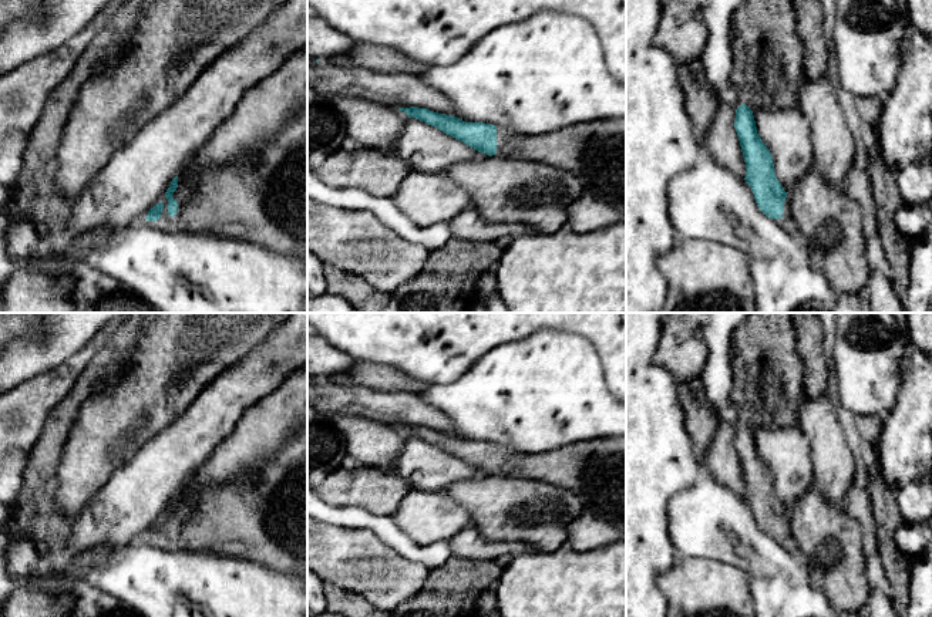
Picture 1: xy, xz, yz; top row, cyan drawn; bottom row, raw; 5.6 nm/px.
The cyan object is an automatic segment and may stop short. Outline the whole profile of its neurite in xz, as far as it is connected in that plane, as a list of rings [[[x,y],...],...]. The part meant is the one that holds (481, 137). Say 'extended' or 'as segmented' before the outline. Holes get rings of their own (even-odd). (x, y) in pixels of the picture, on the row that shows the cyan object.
extended; [[[427,108],[398,109],[488,156],[517,156],[568,169],[583,181],[586,195],[626,215],[626,118],[579,122],[548,134],[525,135]]]

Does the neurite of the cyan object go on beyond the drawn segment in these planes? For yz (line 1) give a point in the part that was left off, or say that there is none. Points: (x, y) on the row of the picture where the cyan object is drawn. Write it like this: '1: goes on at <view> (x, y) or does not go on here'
1: does not go on here

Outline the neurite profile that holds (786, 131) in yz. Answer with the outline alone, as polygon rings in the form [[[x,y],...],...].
[[[798,107],[758,108],[753,115],[757,134],[773,156],[775,176],[788,196],[790,189],[812,168],[811,127]]]

